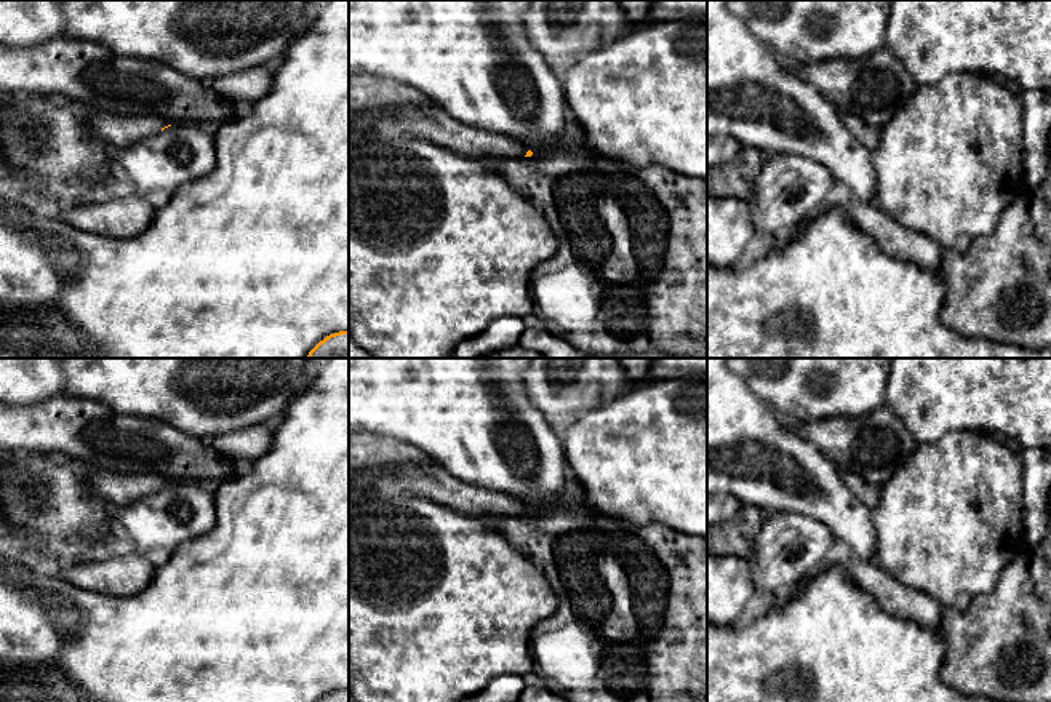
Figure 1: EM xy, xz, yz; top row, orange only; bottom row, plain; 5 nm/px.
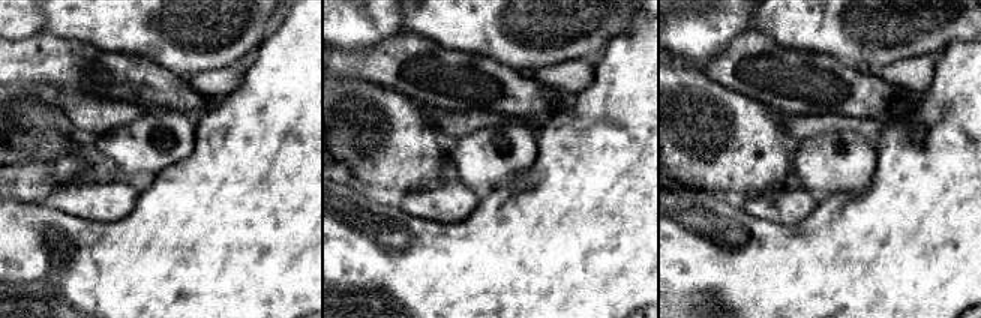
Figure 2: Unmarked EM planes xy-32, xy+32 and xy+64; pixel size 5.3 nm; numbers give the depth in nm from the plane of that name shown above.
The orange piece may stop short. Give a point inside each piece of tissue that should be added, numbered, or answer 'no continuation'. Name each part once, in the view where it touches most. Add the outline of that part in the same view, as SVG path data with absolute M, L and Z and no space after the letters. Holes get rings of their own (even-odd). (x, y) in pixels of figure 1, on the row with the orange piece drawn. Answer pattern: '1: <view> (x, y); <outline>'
1: xy (119, 131); M85 110L86 125L93 136L114 150L123 150L170 125L170 122L154 115L117 115Z

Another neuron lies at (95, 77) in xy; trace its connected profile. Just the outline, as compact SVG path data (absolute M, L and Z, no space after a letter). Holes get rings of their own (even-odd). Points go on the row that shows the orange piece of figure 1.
M56 37L34 48L0 46L0 91L59 96L91 112L154 115L170 123L224 123L242 115L243 106L219 96L197 78L154 59L122 56L78 38Z

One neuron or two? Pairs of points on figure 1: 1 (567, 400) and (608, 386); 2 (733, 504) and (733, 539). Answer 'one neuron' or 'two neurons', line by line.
1: one neuron
2: two neurons

